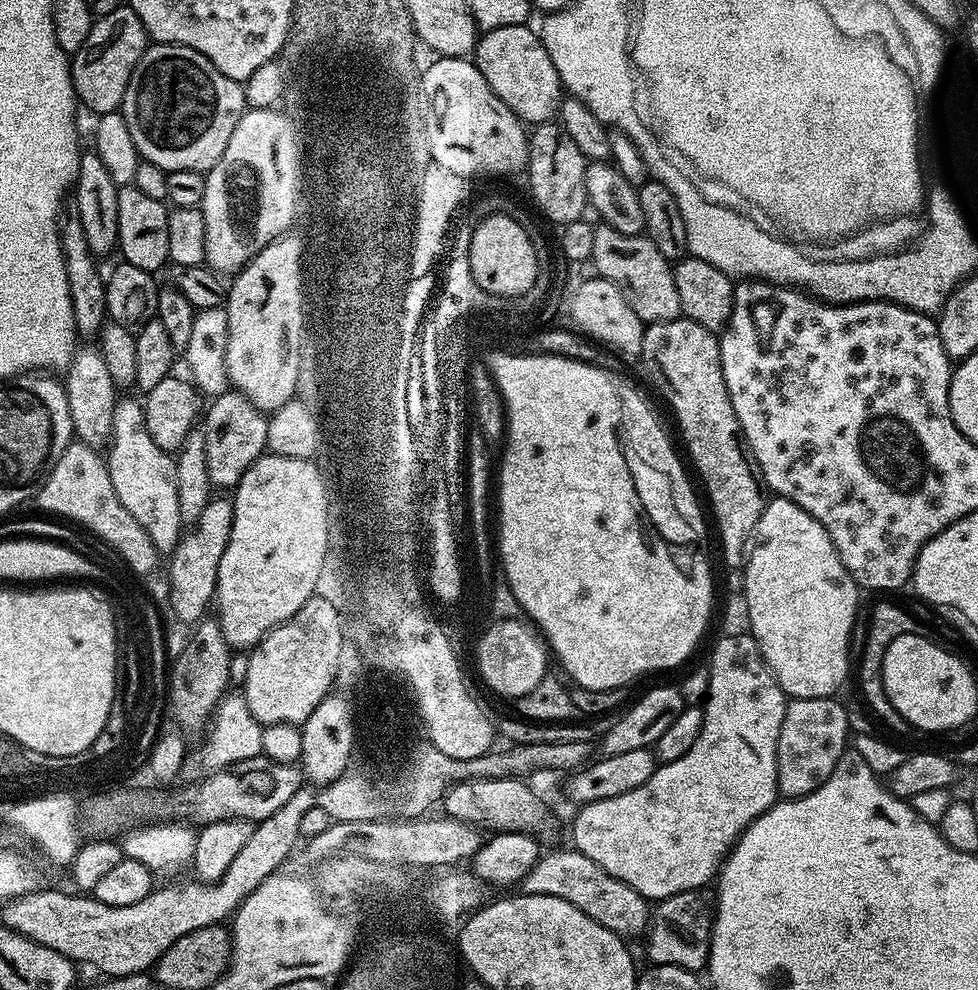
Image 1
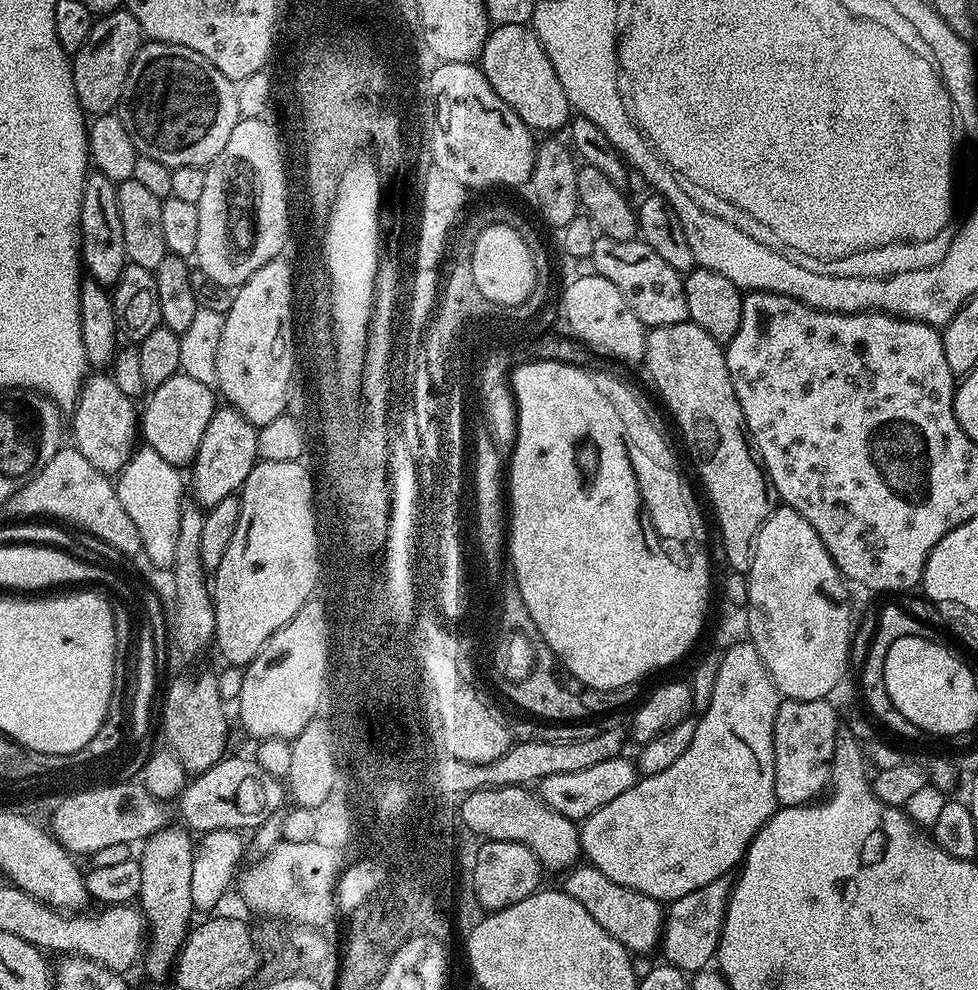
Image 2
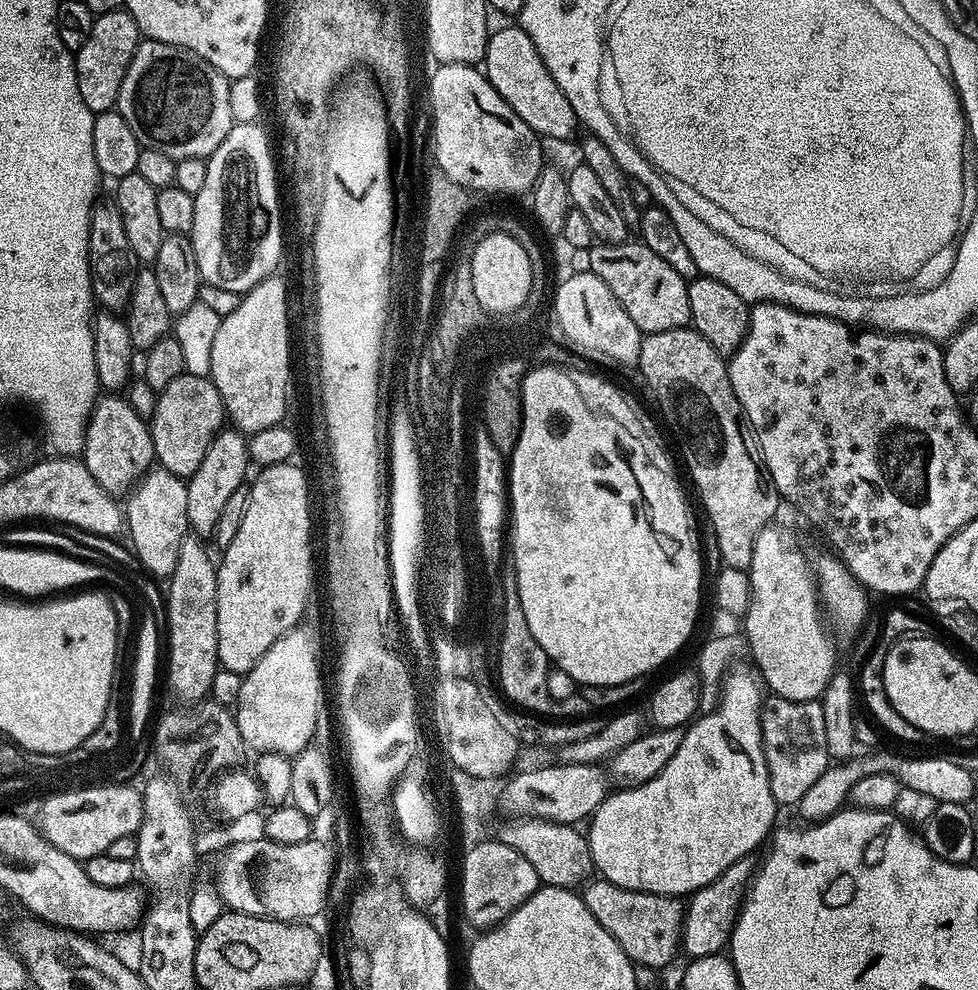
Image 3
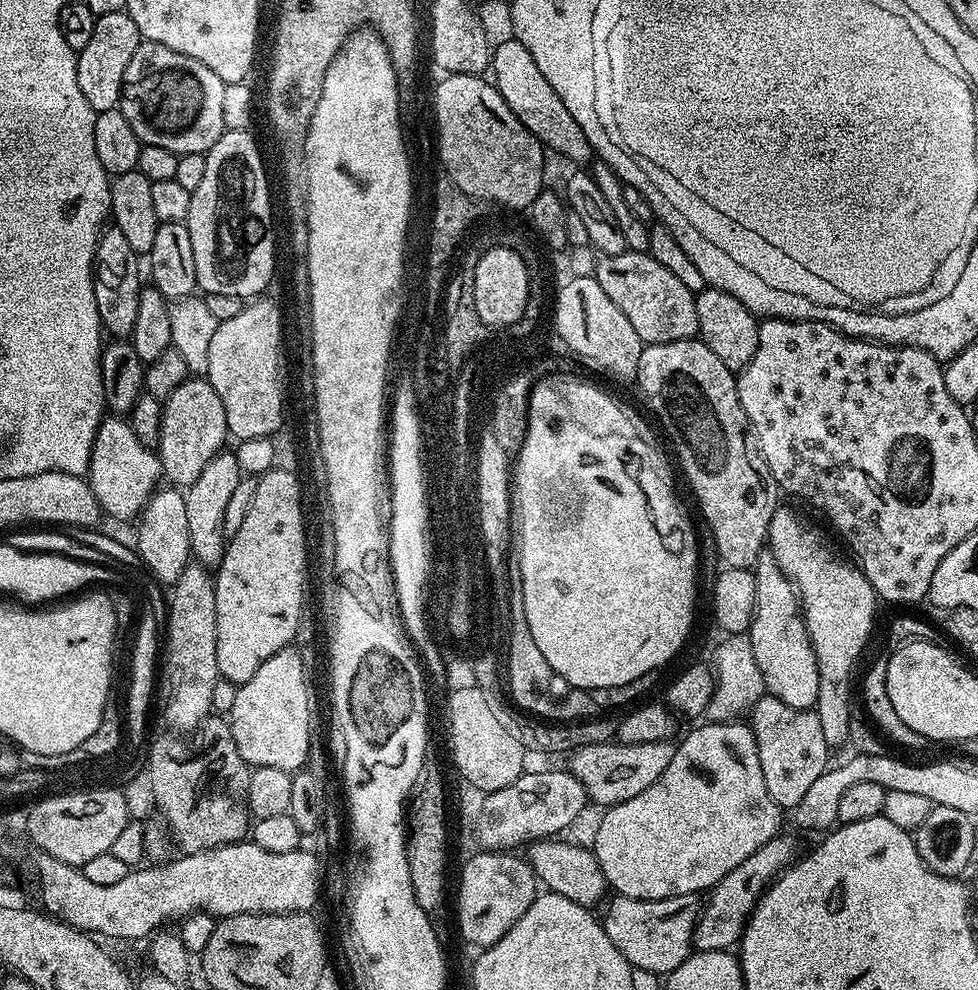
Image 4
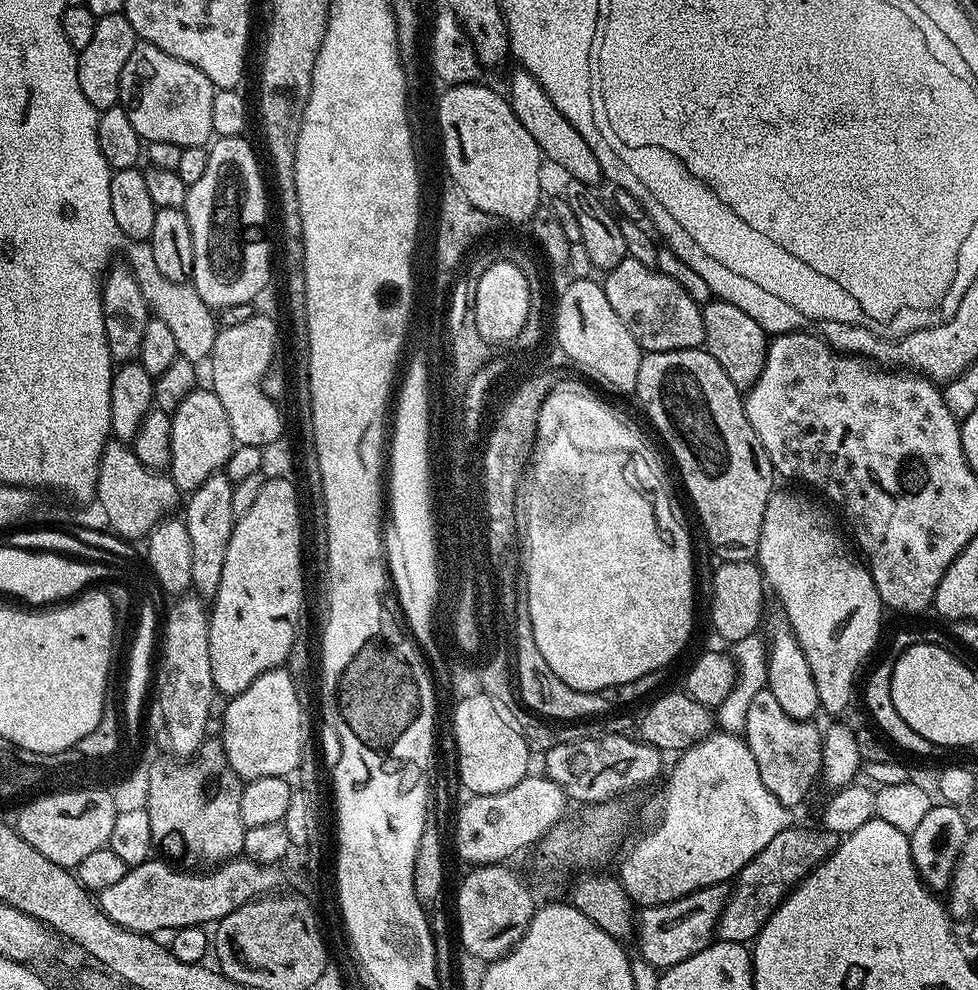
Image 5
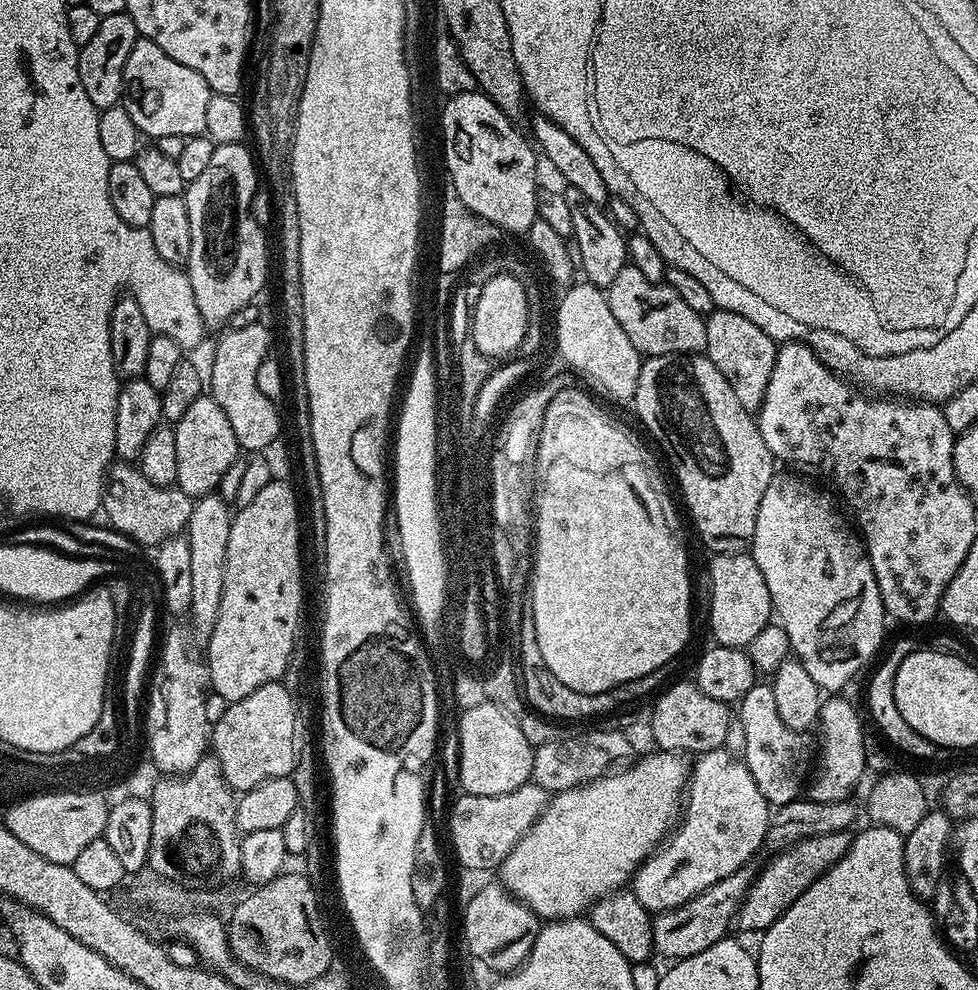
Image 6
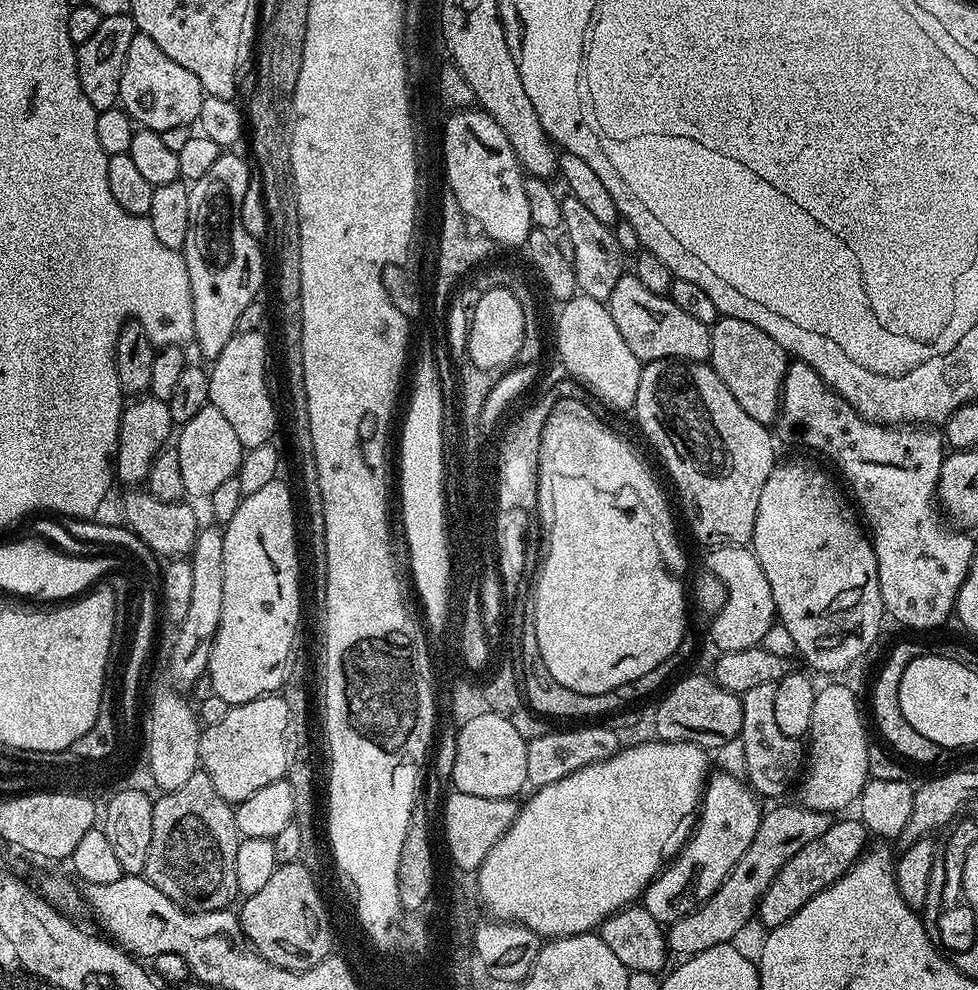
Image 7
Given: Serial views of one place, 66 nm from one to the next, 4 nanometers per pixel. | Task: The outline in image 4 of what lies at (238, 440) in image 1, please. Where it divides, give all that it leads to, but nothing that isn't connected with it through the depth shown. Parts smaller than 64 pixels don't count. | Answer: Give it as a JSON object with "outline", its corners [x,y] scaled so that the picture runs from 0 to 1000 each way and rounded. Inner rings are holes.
{"outline":[[[230,455],[224,457],[219,463],[215,463],[215,467],[211,470],[211,475],[207,475],[202,487],[195,489],[188,497],[196,566],[208,570],[214,576],[220,575],[229,562],[231,510],[235,508],[235,502],[239,500],[245,484],[247,484],[247,478],[241,466],[240,456]]]}

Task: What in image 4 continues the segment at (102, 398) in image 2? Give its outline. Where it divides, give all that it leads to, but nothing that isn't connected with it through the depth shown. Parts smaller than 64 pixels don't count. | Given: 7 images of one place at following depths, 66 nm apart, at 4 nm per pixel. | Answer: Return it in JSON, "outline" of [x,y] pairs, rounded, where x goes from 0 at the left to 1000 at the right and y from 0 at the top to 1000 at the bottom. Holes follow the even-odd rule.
{"outline":[[[115,418],[102,425],[88,484],[107,522],[138,526],[150,511],[151,504],[161,497],[162,490],[168,485],[168,476],[163,460],[155,456],[152,449],[146,448],[141,438],[137,438],[134,427],[122,419]]]}

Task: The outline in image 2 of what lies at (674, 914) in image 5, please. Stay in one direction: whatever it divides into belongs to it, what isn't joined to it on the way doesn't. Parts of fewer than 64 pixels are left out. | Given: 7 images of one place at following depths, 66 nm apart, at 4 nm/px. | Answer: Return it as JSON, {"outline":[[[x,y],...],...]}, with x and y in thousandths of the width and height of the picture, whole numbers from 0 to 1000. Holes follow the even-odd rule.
{"outline":[[[600,871],[586,876],[576,889],[576,901],[587,907],[587,911],[591,911],[591,915],[595,915],[595,919],[599,919],[599,923],[603,923],[603,927],[607,927],[607,931],[611,931],[611,935],[616,935],[616,939],[620,939],[620,943],[624,943],[624,947],[631,949],[643,963],[667,964],[675,958],[680,922],[676,910],[640,895],[632,895],[632,891],[620,887],[616,879]]]}

